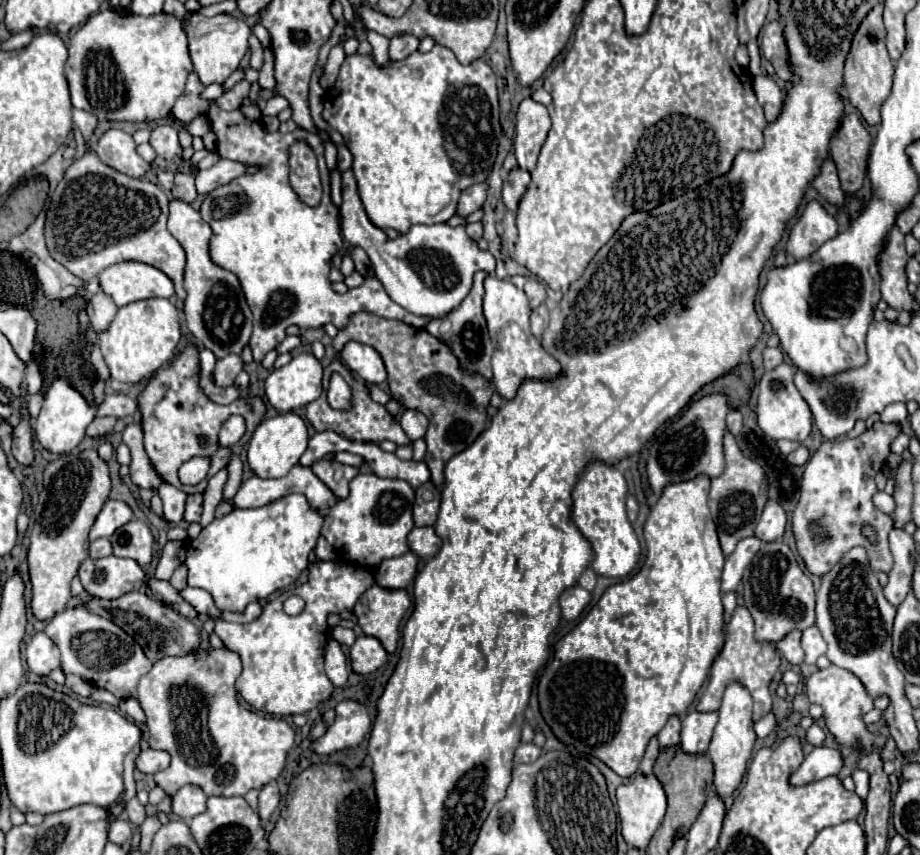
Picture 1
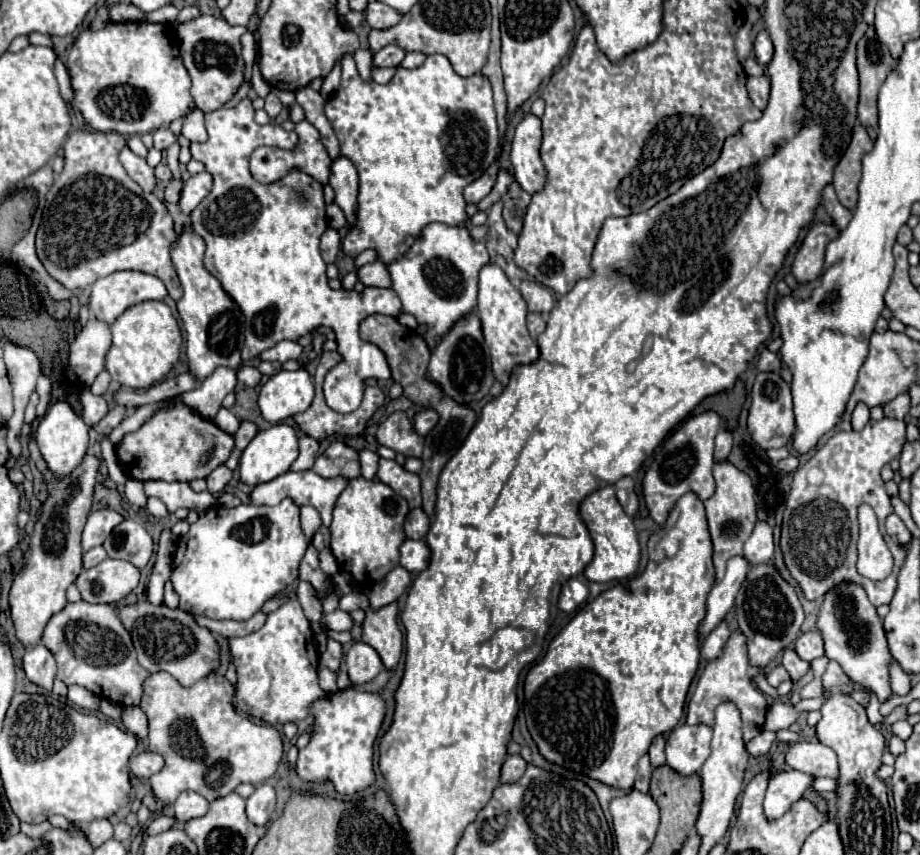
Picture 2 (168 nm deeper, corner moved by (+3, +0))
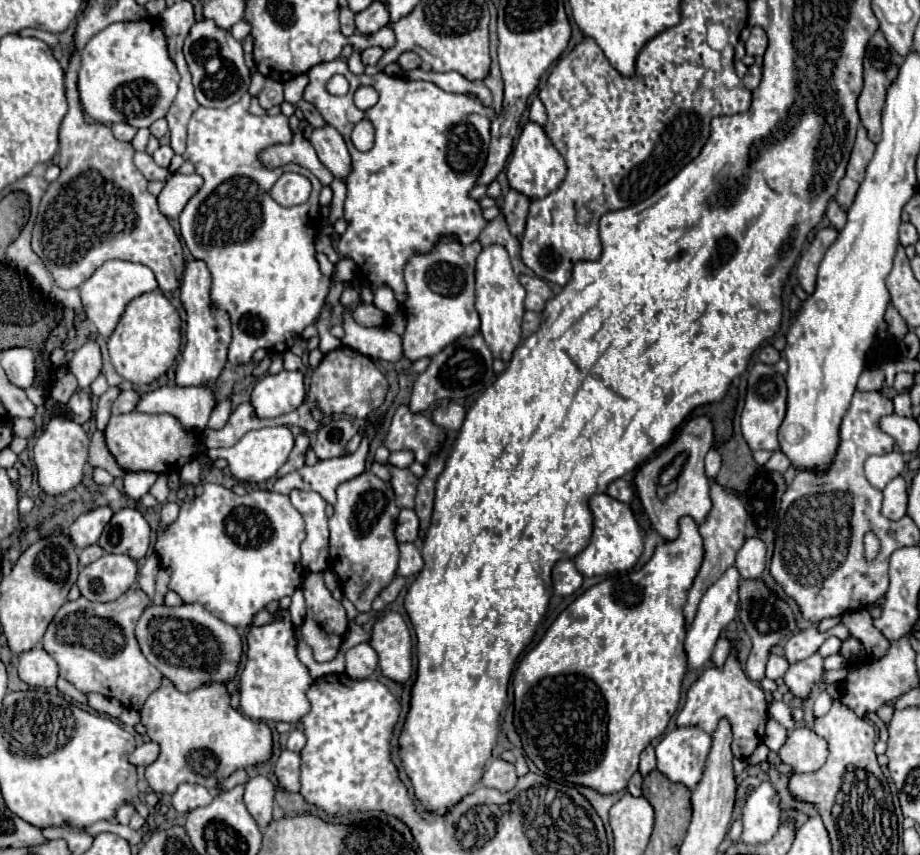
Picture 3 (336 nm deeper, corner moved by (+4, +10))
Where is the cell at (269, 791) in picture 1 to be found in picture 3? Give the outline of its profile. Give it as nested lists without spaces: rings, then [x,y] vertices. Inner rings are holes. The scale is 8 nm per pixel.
[[[254,776],[246,784],[244,804],[252,818],[258,822],[260,830],[264,832],[266,826],[272,822],[272,806],[274,806],[274,784],[264,776]]]

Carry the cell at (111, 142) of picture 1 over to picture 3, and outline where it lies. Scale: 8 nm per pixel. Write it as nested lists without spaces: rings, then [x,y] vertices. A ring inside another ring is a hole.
[[[136,152],[134,154],[134,164],[144,174],[146,180],[168,180],[170,178],[170,172],[166,168],[158,166],[152,160],[152,156],[148,156],[146,152]]]

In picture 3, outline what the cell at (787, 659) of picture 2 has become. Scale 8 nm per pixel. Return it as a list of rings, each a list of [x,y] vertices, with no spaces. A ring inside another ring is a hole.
[[[816,652],[810,658],[792,664],[784,674],[784,682],[792,692],[792,696],[806,700],[812,692],[812,686],[822,678],[822,674],[824,674],[822,656]]]

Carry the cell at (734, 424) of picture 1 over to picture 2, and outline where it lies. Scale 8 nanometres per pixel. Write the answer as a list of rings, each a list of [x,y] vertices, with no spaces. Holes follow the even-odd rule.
[[[721,428],[717,432],[717,438],[715,438],[715,460],[723,460],[729,456],[731,452],[731,446],[733,446],[733,438],[731,438],[731,432]]]

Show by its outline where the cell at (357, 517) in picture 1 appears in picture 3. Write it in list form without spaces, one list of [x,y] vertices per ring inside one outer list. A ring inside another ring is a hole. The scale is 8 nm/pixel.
[[[364,472],[338,486],[338,502],[330,518],[330,568],[338,574],[344,596],[358,612],[370,612],[374,598],[394,578],[398,568],[394,520],[398,514],[392,486],[372,472]]]

